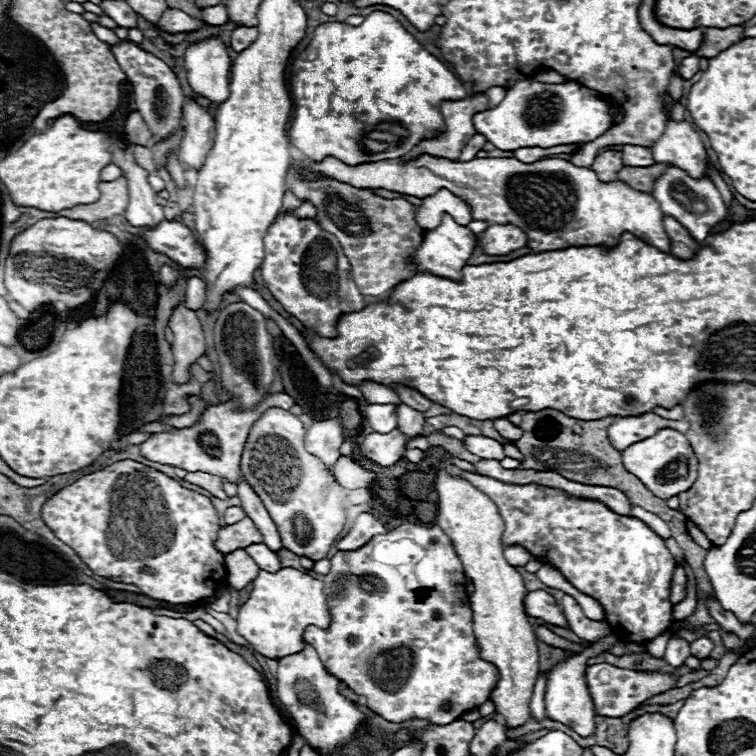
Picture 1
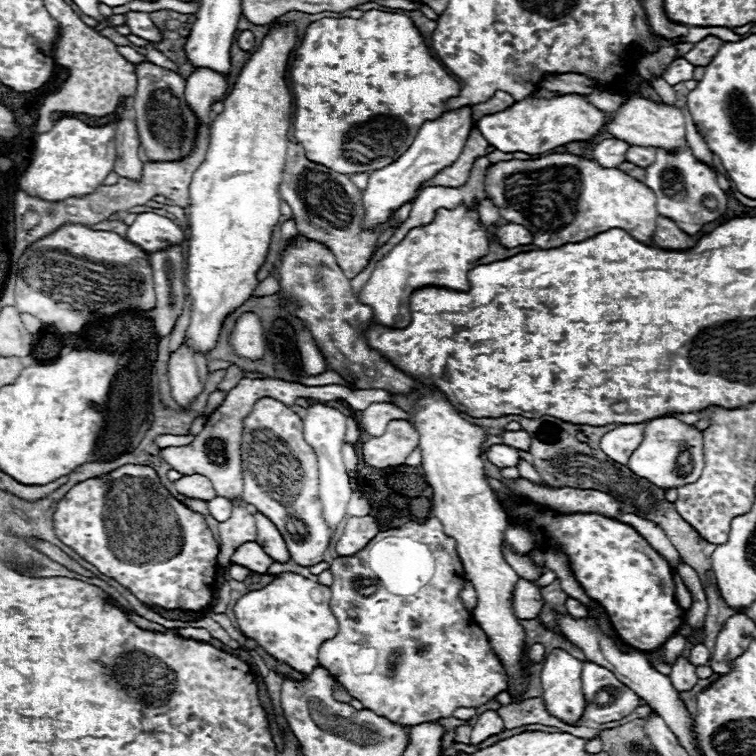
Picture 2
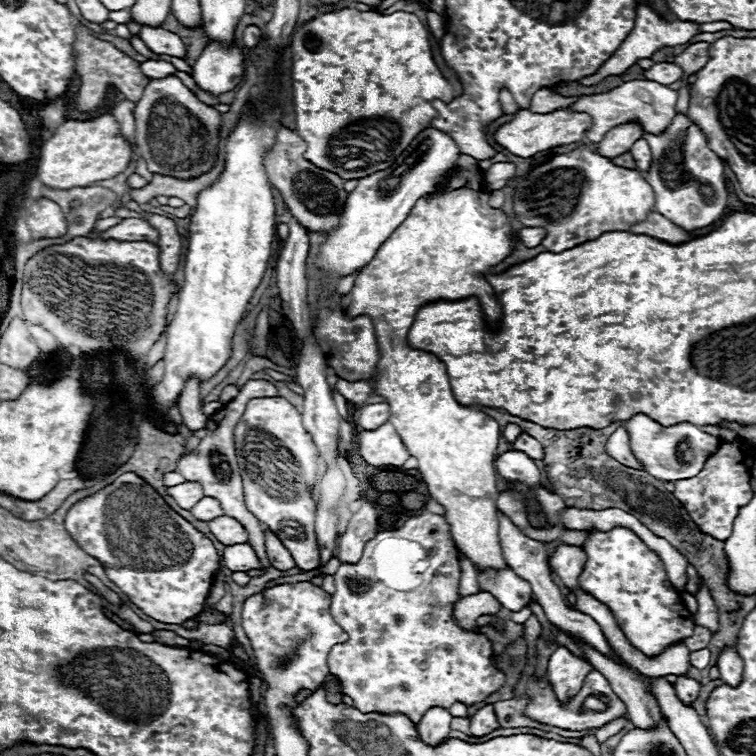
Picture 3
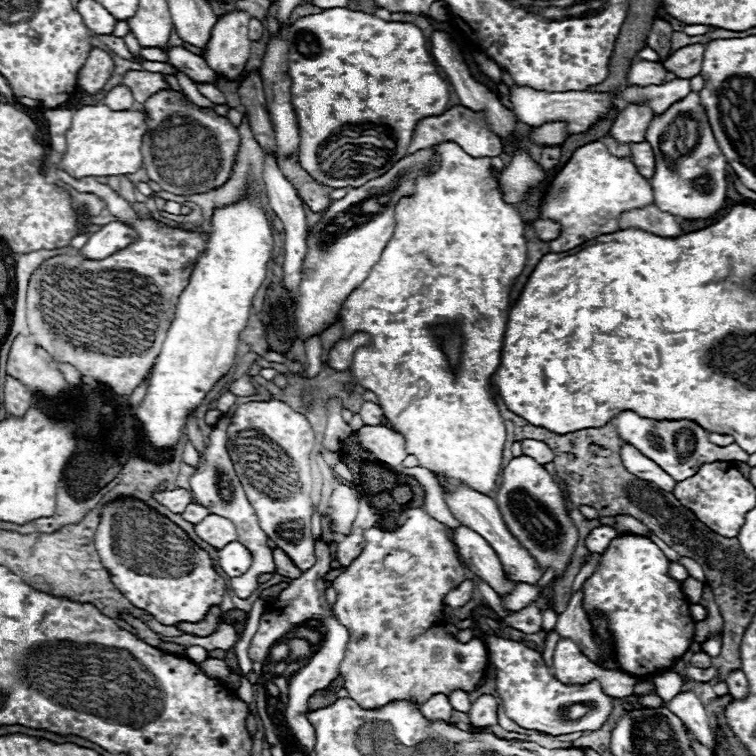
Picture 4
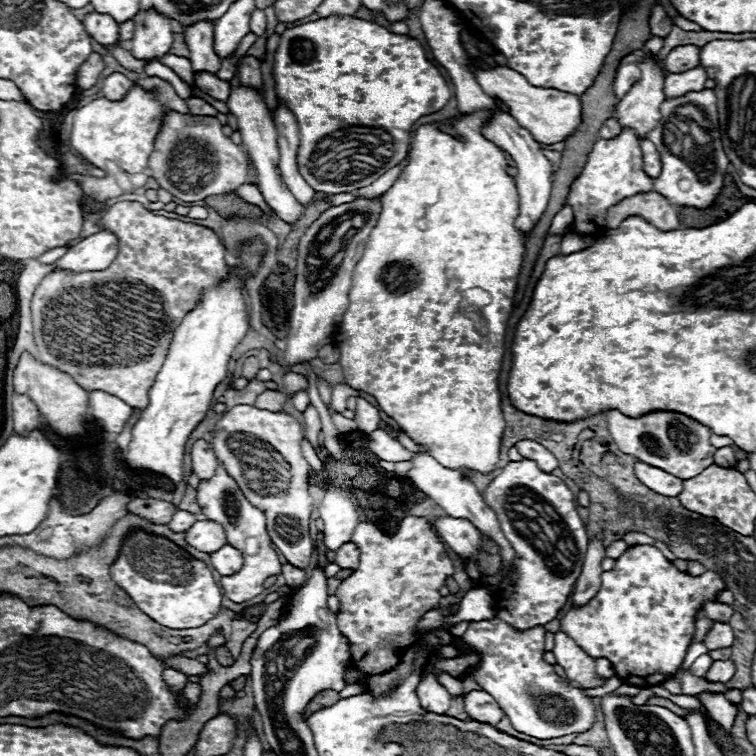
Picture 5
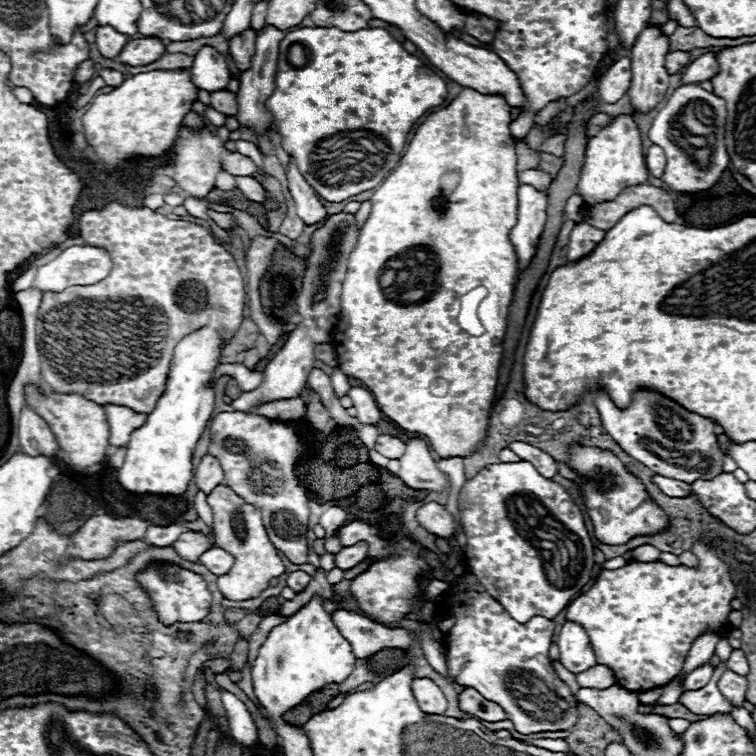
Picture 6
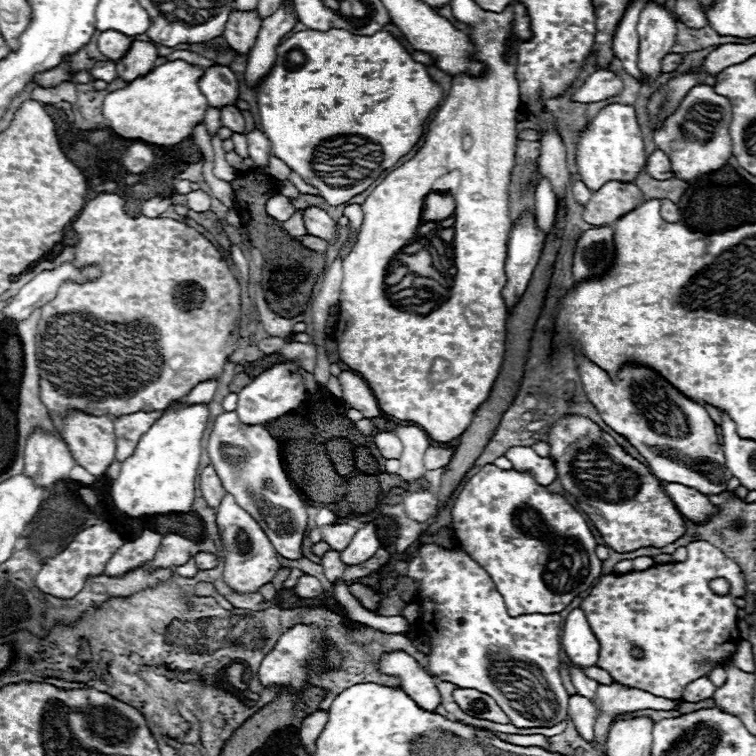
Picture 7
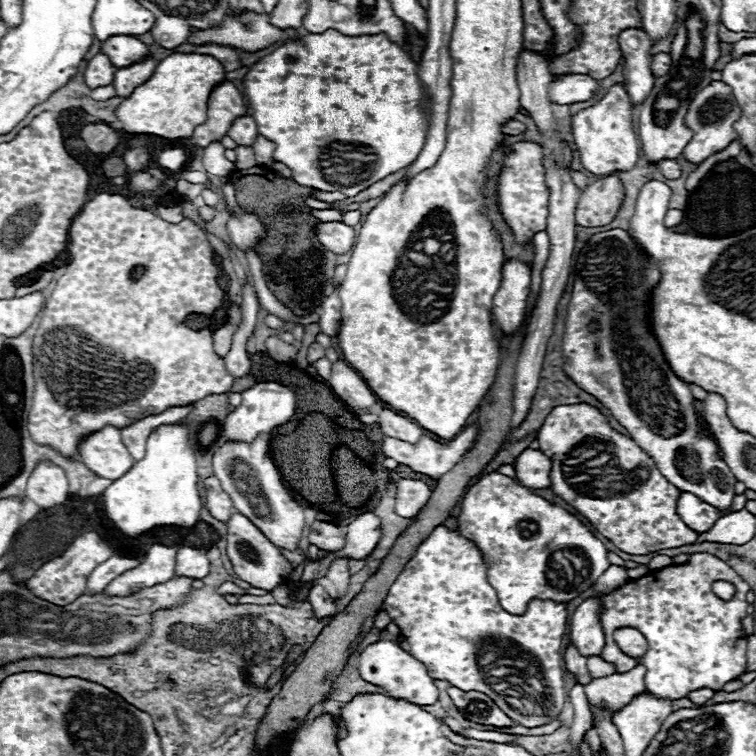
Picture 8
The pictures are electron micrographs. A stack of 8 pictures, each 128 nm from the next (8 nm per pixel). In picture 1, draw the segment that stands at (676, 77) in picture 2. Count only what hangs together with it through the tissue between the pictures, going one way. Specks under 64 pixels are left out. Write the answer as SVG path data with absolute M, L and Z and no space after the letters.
M688 56L688 58L684 58L684 60L680 60L680 64L678 64L678 74L684 78L684 80L690 80L700 68L698 68L698 62L700 62L700 58L696 58L696 56Z

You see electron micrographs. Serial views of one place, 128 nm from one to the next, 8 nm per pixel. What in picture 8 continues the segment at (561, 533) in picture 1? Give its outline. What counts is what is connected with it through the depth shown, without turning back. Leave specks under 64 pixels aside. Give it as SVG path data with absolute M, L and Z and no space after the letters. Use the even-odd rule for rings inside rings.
M694 554L690 556L690 562L684 566L668 566L656 572L650 572L644 578L630 580L616 592L608 596L600 596L602 606L604 606L602 626L606 634L606 646L600 656L606 662L616 664L616 672L626 672L638 664L644 664L646 688L660 698L680 700L688 692L700 690L700 688L712 688L714 692L720 692L724 690L726 682L736 680L738 676L746 672L746 634L742 628L742 618L746 616L746 608L748 608L748 602L746 602L748 590L750 590L748 584L728 564L724 564L712 554ZM718 580L734 584L736 592L730 600L722 600L712 592L712 584ZM624 626L636 628L648 640L648 652L640 660L624 654L612 638L614 630L624 628Z

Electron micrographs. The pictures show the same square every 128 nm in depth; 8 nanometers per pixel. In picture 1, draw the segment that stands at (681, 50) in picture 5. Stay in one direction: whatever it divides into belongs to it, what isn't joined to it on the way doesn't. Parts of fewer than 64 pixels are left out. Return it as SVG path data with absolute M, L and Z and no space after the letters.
M732 26L732 28L708 28L704 32L702 44L700 48L694 52L698 54L698 58L714 58L716 54L720 54L722 50L730 48L732 44L740 42L744 26Z

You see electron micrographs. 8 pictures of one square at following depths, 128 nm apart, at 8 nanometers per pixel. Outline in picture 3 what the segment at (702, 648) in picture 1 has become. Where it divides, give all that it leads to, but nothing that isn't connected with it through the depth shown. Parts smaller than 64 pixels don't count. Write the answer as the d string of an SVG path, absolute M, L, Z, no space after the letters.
M704 648L704 650L696 650L696 652L690 652L690 664L698 670L704 670L710 662L710 650Z

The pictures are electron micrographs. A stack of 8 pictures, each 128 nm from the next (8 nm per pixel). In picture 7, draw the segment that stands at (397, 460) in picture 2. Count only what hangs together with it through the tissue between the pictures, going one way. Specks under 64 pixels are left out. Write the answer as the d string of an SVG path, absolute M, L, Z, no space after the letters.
M378 432L378 434L374 436L374 444L378 446L380 454L382 454L386 460L390 460L390 458L400 458L400 454L402 454L402 442L400 442L398 436L392 434L392 432Z

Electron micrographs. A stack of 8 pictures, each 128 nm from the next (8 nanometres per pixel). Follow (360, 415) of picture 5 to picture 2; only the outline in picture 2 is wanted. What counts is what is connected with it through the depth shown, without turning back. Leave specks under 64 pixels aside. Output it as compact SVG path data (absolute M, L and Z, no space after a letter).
M374 402L366 410L362 410L358 426L370 436L378 436L384 432L390 420L404 420L404 418L406 418L406 412L400 410L398 406L390 402Z

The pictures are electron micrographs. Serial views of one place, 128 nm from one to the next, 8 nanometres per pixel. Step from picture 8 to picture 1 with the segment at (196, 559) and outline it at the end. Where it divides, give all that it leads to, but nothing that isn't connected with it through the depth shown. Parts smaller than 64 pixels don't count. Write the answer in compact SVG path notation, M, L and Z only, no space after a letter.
M250 544L244 548L246 554L250 554L250 558L254 558L254 562L258 564L260 570L266 570L266 572L278 572L282 566L280 566L280 560L278 560L278 554L272 552L268 546L264 544Z

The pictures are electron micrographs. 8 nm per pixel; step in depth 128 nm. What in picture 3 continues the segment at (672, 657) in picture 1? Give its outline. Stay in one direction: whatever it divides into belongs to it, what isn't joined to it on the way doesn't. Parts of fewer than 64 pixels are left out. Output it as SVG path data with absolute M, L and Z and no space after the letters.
M678 676L676 694L682 700L682 704L692 706L692 702L698 698L698 692L700 692L700 684L696 680L690 680L688 676Z

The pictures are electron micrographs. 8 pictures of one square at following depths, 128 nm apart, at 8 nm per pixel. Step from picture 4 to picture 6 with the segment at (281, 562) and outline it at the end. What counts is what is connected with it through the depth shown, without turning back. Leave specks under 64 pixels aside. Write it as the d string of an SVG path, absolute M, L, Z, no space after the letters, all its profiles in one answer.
M302 570L288 574L288 588L292 588L296 594L302 592L308 586L308 582L310 582L310 574L306 574Z

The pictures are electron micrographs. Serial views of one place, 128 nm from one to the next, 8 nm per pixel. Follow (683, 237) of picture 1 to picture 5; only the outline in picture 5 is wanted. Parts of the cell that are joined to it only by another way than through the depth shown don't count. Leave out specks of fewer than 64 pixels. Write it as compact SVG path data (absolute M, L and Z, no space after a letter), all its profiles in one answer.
M656 190L624 198L606 212L606 228L618 228L628 216L642 216L660 230L676 230L680 226L676 208Z

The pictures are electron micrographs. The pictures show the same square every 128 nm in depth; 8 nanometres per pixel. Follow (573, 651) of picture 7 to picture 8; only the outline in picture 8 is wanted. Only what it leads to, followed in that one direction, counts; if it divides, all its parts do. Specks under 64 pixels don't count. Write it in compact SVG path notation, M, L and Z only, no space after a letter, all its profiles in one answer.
M586 598L568 620L568 634L572 644L584 656L598 656L606 644L604 628L600 622L602 604L598 598Z

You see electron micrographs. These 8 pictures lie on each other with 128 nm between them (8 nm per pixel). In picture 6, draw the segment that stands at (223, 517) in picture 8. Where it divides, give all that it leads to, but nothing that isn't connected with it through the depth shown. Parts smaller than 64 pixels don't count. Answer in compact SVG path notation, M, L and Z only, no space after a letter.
M206 454L200 464L196 466L196 474L194 474L194 480L198 484L198 488L204 492L204 494L210 494L210 490L214 490L214 486L222 484L222 468L220 468L220 462Z

